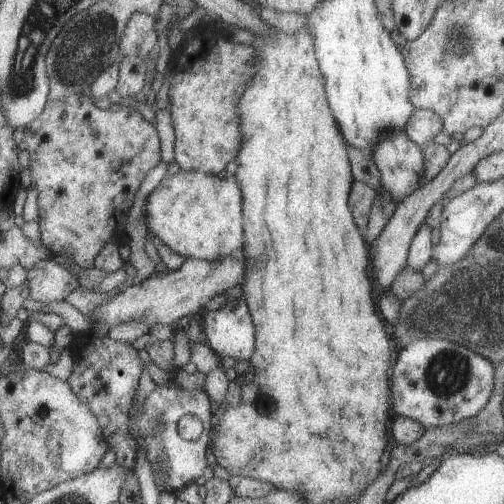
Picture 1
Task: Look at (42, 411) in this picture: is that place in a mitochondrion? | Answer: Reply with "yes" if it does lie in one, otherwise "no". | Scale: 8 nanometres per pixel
no

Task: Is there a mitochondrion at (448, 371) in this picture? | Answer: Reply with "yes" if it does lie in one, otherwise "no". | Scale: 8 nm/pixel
yes

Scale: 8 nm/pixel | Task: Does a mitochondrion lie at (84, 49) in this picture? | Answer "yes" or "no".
yes

